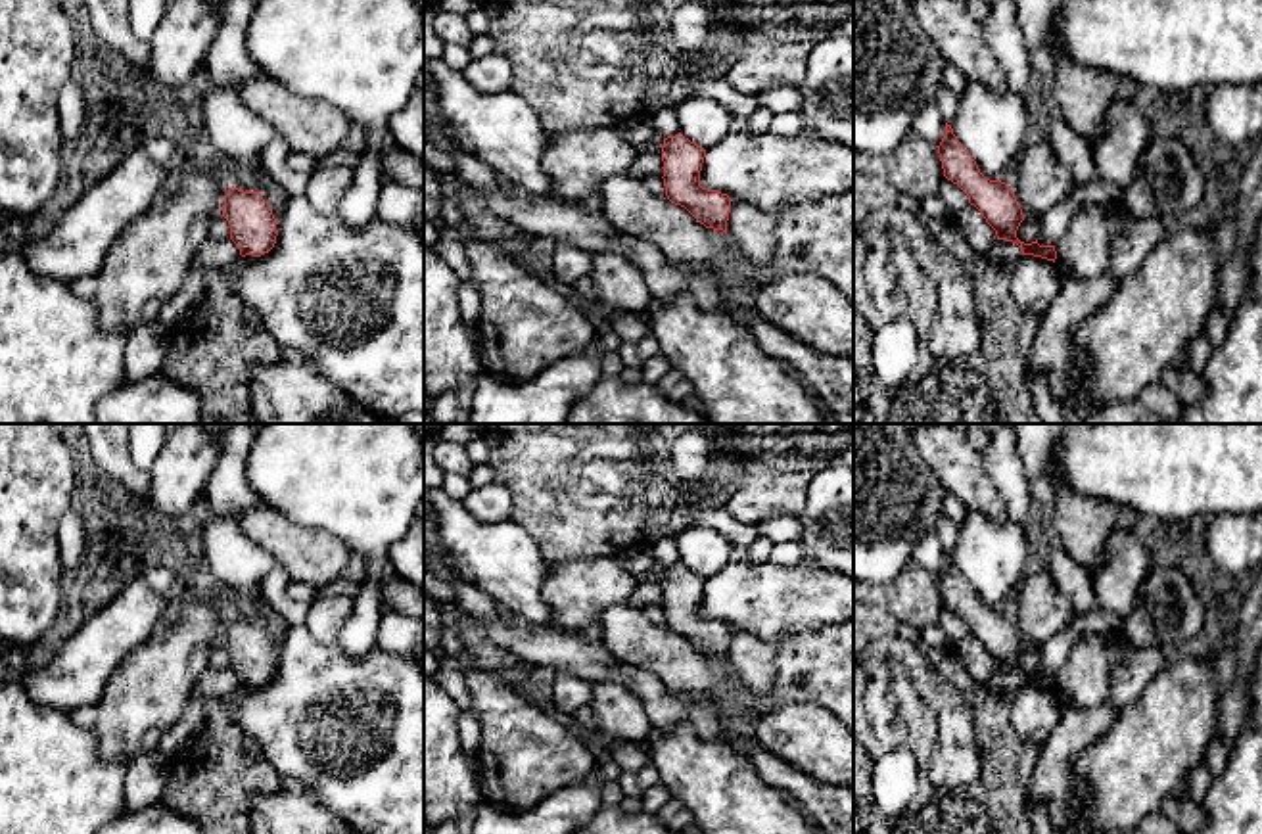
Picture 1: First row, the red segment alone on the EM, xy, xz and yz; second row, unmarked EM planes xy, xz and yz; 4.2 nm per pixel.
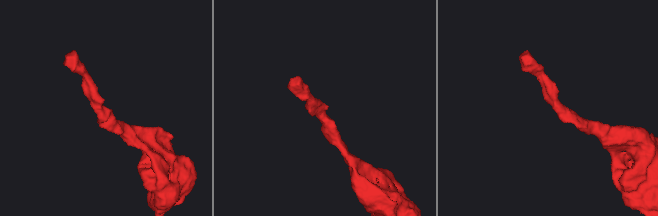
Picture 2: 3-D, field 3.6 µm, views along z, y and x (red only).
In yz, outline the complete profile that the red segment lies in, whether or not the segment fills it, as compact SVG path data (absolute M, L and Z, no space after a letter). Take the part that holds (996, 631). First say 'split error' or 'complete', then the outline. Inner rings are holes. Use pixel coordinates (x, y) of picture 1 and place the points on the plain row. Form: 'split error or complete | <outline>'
complete | M946 552L946 564L936 577L944 606L969 625L969 633L982 642L986 652L995 660L997 669L1017 673L1022 684L1034 684L1055 692L1055 675L1040 675L1038 669L1024 673L1017 667L1024 644L1011 615L1001 610L990 610L980 602L972 585L953 564L951 554Z

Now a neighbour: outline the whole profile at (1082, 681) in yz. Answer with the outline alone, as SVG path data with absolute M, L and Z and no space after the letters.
M1084 633L1055 673L1055 694L1063 707L1095 707L1109 700L1110 673L1133 646L1118 633Z

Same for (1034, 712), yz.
M1022 684L1009 694L1009 721L1015 732L1041 746L1061 721L1063 706L1053 690Z

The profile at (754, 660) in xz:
M731 631L727 663L756 692L769 692L773 688L777 675L775 644L750 633Z

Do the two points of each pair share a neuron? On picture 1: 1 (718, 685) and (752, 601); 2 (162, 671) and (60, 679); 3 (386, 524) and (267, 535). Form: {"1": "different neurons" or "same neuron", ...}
{"1": "different neurons", "2": "different neurons", "3": "different neurons"}

